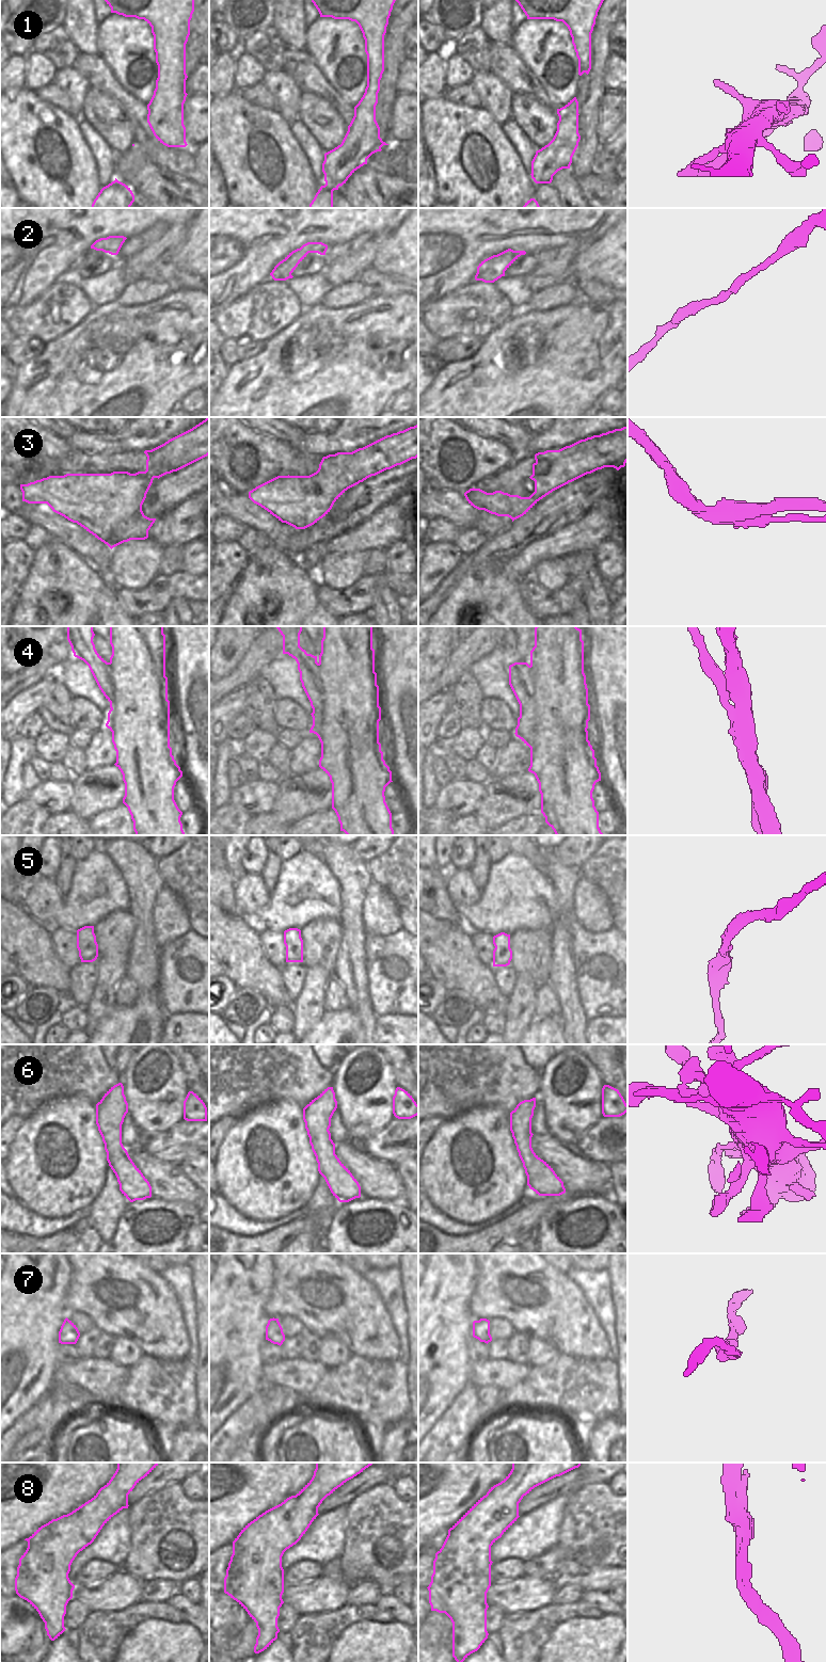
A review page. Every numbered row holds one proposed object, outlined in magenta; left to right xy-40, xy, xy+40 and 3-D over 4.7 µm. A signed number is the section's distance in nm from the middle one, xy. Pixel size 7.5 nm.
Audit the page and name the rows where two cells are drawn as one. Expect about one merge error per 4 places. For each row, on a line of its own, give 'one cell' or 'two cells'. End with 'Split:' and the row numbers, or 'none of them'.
1: one cell
2: one cell
3: two cells
4: two cells
5: one cell
6: one cell
7: two cells
8: one cell
Split: 3, 4, 7

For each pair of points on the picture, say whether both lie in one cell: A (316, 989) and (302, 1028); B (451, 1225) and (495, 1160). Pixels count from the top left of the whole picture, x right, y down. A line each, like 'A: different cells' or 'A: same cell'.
A: same cell
B: different cells

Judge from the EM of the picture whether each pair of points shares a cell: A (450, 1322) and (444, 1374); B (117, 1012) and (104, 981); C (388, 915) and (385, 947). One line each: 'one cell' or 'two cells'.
A: one cell
B: two cells
C: two cells

